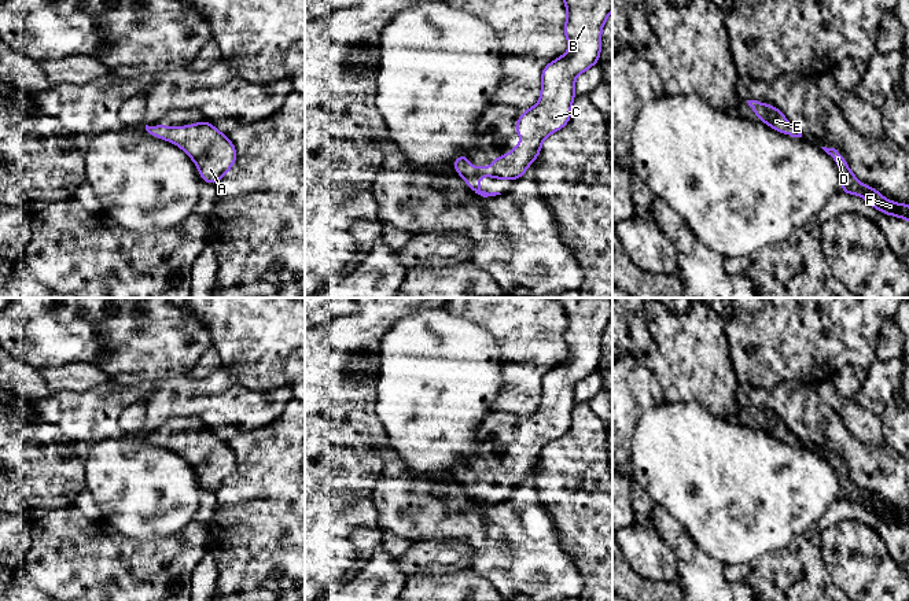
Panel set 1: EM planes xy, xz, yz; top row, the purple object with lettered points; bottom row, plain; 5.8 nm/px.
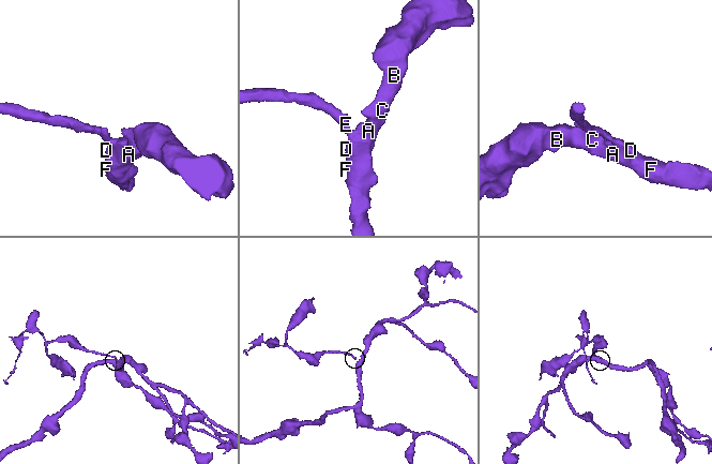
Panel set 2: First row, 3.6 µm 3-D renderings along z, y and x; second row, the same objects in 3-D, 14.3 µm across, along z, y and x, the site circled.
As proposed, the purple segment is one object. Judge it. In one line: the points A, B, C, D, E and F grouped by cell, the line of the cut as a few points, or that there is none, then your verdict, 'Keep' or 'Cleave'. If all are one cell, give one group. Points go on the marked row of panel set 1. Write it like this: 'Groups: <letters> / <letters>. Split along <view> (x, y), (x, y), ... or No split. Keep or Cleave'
Groups: A B C D E F. No split. Keep

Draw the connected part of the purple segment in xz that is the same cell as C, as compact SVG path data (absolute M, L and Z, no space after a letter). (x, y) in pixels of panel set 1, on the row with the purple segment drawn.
M563 0L567 10L567 21L563 26L563 33L568 41L568 51L560 58L548 63L541 71L541 95L538 103L522 113L516 121L514 130L520 134L520 143L514 147L508 155L494 158L492 166L474 167L470 165L467 155L460 155L454 159L454 172L465 178L468 189L487 198L501 195L500 192L486 192L479 189L479 180L487 176L497 180L514 181L525 176L526 169L540 156L544 140L563 129L571 118L571 104L574 102L575 78L599 63L601 52L601 30L612 11L612 0Z

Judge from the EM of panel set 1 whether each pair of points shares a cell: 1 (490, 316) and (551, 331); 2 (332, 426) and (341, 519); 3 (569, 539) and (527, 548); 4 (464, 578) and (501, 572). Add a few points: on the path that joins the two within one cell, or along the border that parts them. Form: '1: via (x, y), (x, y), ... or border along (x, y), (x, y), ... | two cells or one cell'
1: via (505, 316), (526, 316), (536, 323) | one cell
2: via (321, 449), (319, 496) | one cell
3: border along (549, 511), (558, 531), (559, 544), (577, 568) | two cells
4: border along (468, 567), (495, 586) | two cells

